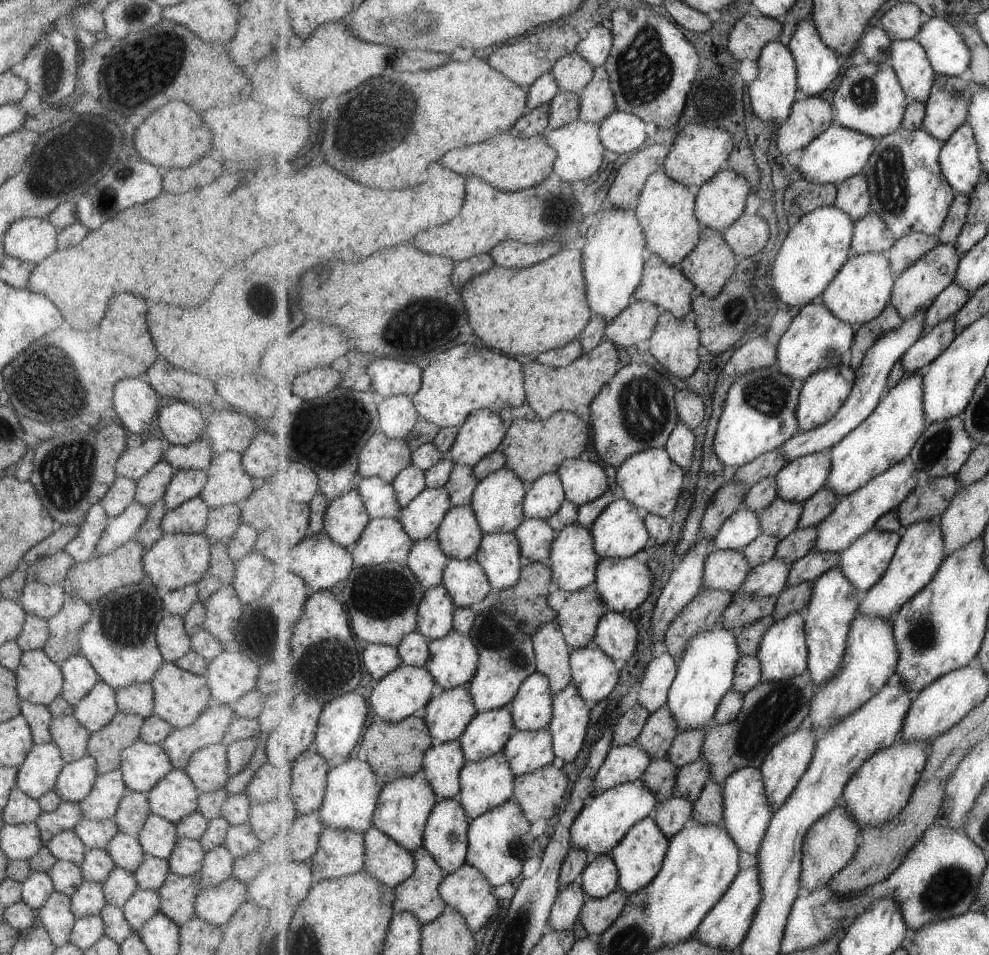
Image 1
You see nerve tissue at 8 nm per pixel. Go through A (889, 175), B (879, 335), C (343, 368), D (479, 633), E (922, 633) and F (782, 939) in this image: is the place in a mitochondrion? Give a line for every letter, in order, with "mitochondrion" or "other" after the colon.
A: mitochondrion
B: other
C: other
D: mitochondrion
E: mitochondrion
F: other

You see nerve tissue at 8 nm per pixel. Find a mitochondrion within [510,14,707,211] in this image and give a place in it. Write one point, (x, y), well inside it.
(642, 73)

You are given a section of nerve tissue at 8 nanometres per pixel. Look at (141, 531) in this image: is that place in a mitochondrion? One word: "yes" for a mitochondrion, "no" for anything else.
no

